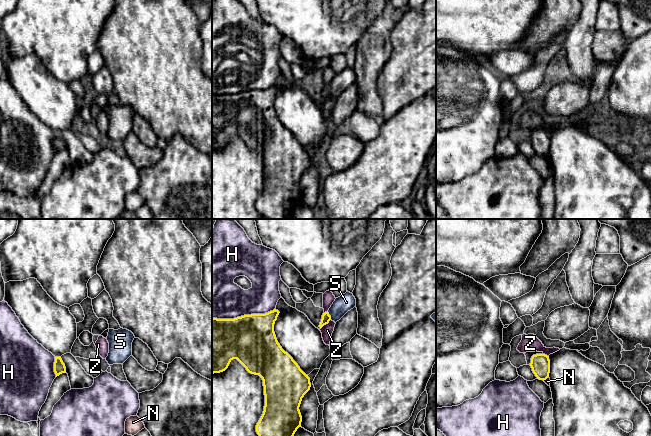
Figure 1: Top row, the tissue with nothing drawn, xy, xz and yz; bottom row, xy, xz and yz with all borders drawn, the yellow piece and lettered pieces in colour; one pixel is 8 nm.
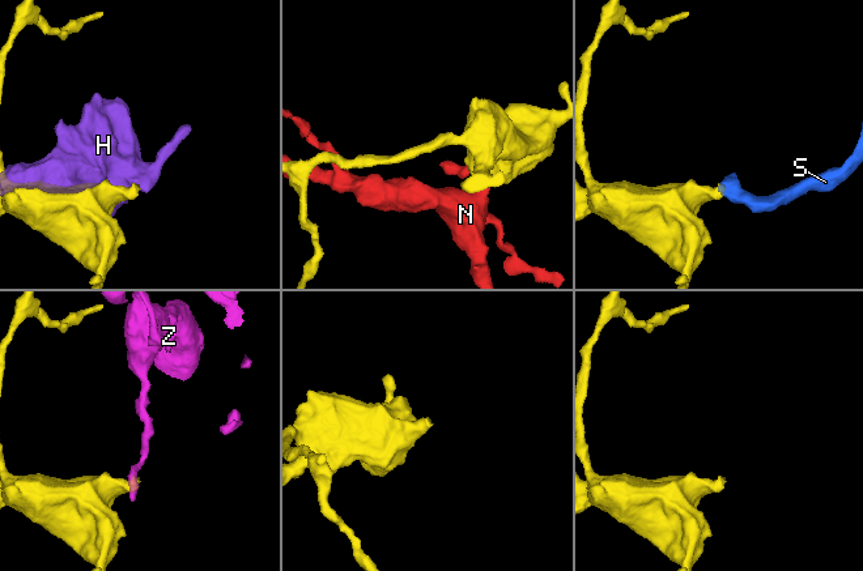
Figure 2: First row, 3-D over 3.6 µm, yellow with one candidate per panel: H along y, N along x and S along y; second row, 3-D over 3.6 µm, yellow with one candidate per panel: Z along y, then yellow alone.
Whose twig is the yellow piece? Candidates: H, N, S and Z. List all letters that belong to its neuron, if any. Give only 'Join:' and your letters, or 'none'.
Join: S

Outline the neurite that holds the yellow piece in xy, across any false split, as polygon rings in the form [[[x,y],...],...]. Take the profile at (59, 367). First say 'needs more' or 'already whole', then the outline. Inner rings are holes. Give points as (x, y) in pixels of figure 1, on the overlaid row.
already whole | [[[55,357],[54,372],[56,374],[56,377],[62,373],[66,373],[66,367],[65,367],[65,364],[63,363],[61,357]]]

